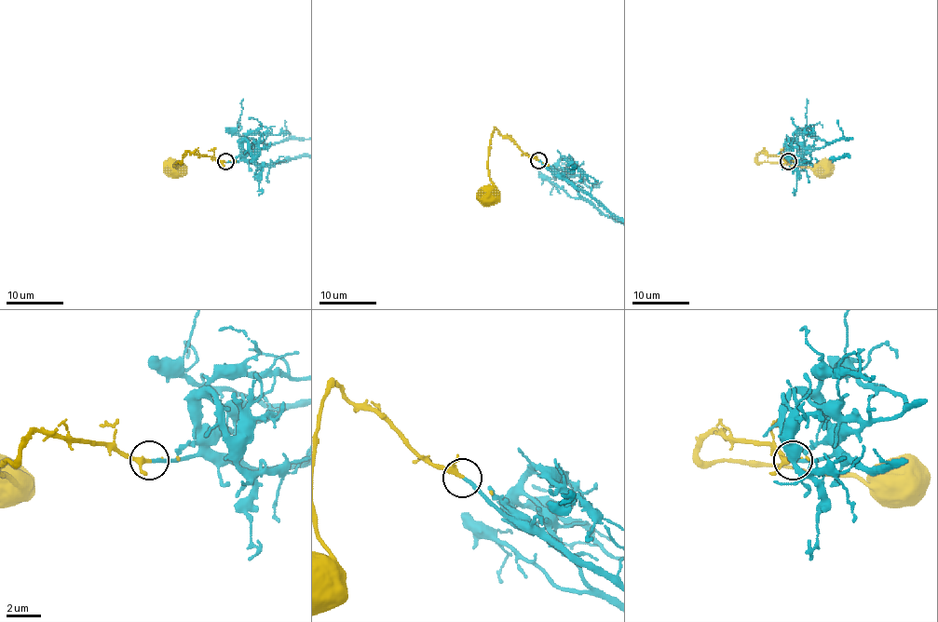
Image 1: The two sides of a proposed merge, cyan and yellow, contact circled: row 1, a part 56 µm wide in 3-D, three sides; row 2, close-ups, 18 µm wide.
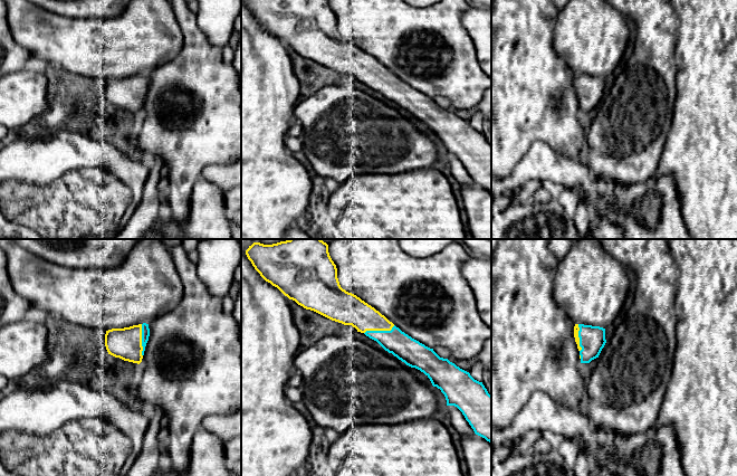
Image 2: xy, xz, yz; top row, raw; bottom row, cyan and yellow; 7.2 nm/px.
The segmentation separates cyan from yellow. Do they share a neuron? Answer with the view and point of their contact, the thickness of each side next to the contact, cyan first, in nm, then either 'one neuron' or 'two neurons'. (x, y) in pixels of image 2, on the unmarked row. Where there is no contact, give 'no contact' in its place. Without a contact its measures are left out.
contact xy (142, 89); calibres 60 and 220 nm; one neuron

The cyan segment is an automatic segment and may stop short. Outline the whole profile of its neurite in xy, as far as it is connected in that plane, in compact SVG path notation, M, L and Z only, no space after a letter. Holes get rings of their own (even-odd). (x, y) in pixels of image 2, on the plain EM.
M149 74L106 80L105 96L108 104L140 114L150 86Z

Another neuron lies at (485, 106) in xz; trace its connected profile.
M489 86L484 94L481 102L477 110L481 112L482 117L482 134L491 145L491 86Z

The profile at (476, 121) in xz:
M476 108L476 112L470 118L469 123L475 130L479 132L482 131L482 117L481 117L481 112L479 110Z

